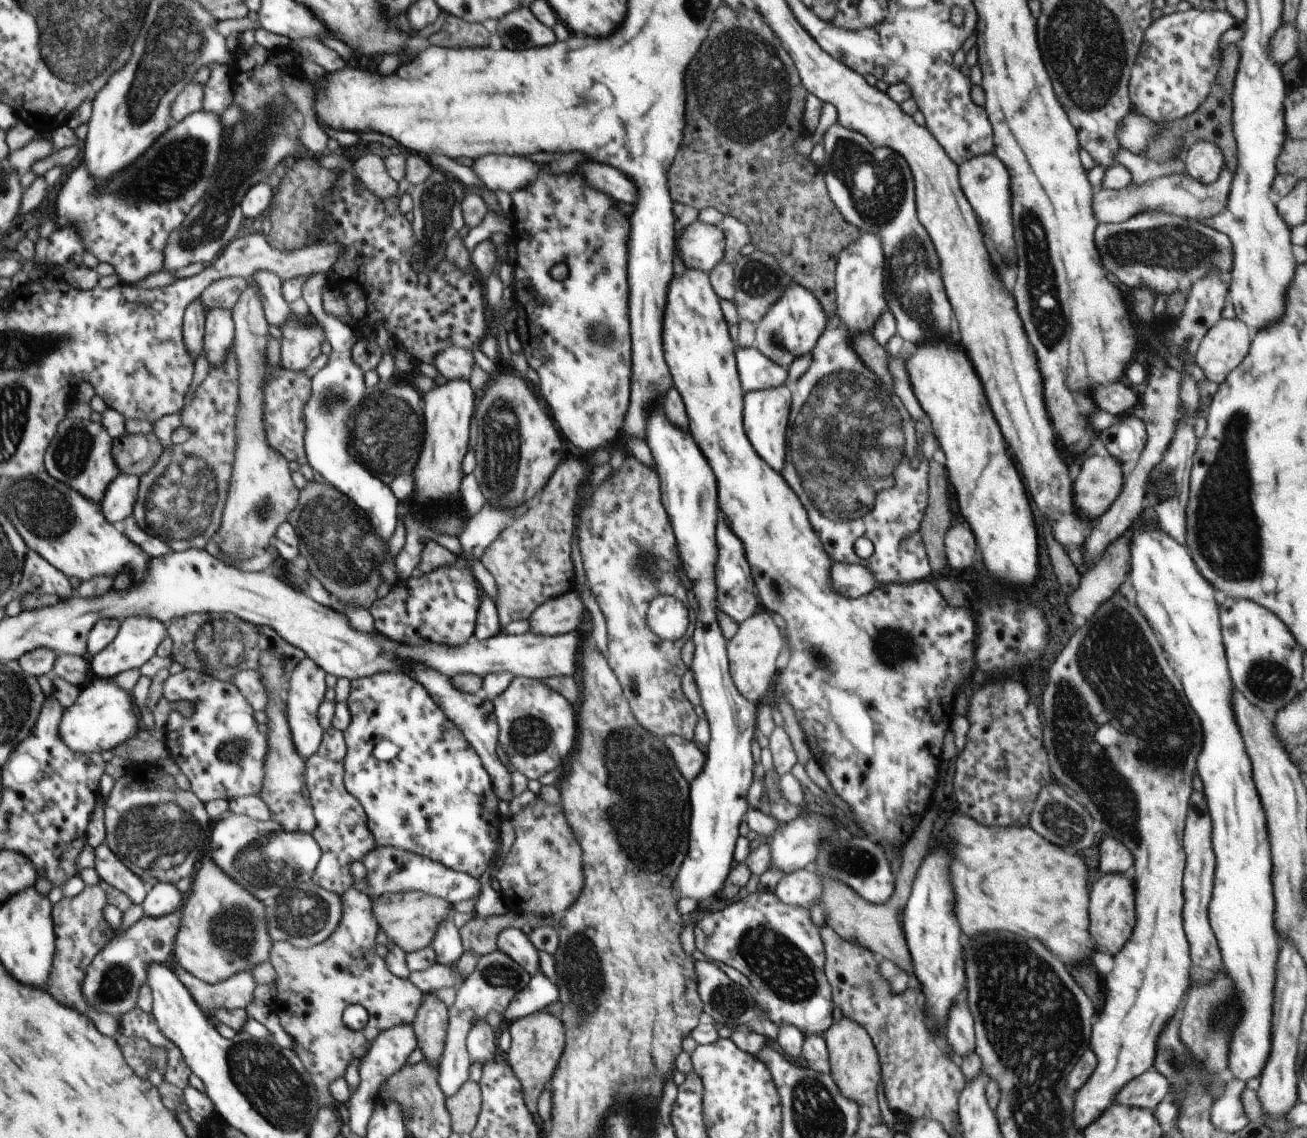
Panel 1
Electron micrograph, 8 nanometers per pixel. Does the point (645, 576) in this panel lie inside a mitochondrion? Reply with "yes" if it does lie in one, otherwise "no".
yes

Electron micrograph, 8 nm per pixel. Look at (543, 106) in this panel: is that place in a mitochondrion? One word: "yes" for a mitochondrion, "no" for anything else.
no

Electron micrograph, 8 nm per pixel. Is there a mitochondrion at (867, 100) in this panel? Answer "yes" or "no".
no

